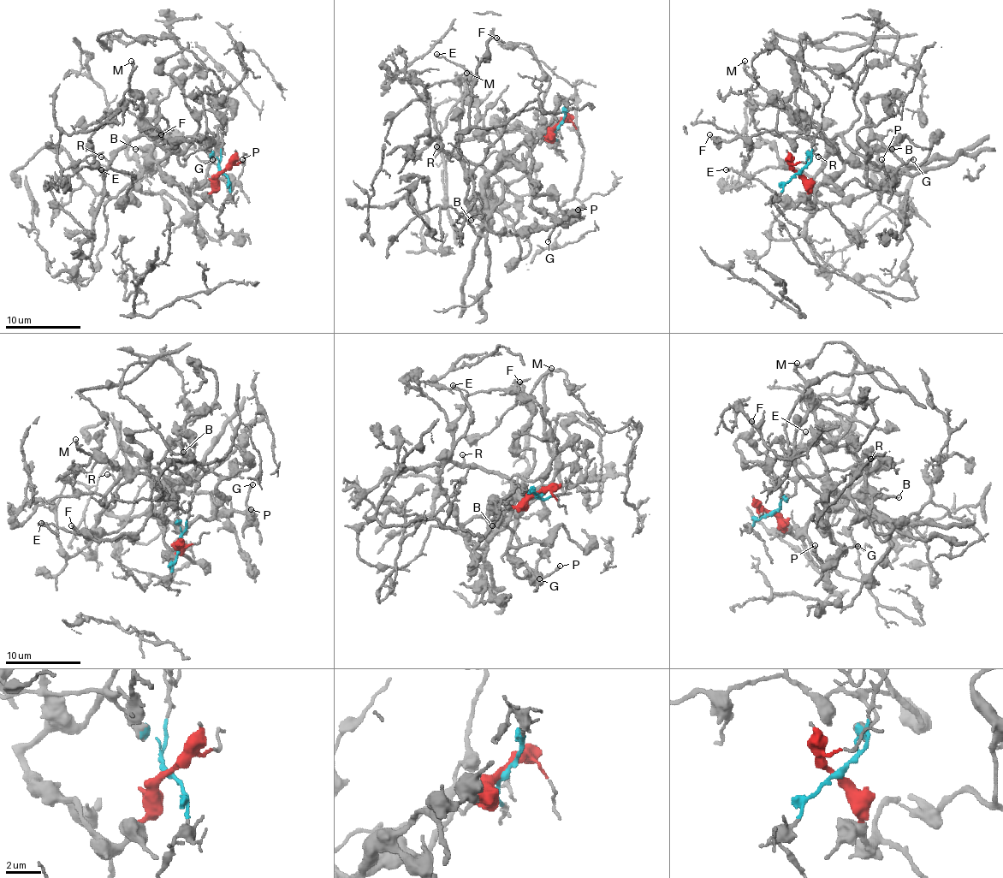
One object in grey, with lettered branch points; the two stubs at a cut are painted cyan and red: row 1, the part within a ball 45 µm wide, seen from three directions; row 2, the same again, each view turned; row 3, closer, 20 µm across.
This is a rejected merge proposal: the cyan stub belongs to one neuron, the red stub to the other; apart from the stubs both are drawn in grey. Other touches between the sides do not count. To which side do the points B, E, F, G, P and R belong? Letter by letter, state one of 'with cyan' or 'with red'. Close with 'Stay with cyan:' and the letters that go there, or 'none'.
B: with red
E: with red
F: with cyan
G: with red
P: with red
R: with cyan
Stay with cyan: F, R

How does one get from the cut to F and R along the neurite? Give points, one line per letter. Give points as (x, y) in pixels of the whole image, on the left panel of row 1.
F: (222, 172), (217, 159), (198, 139), (206, 138), (208, 130), (214, 136), (191, 139), (167, 139), (161, 134)
R: (222, 172), (217, 159), (189, 136), (131, 138), (108, 161), (100, 157)

